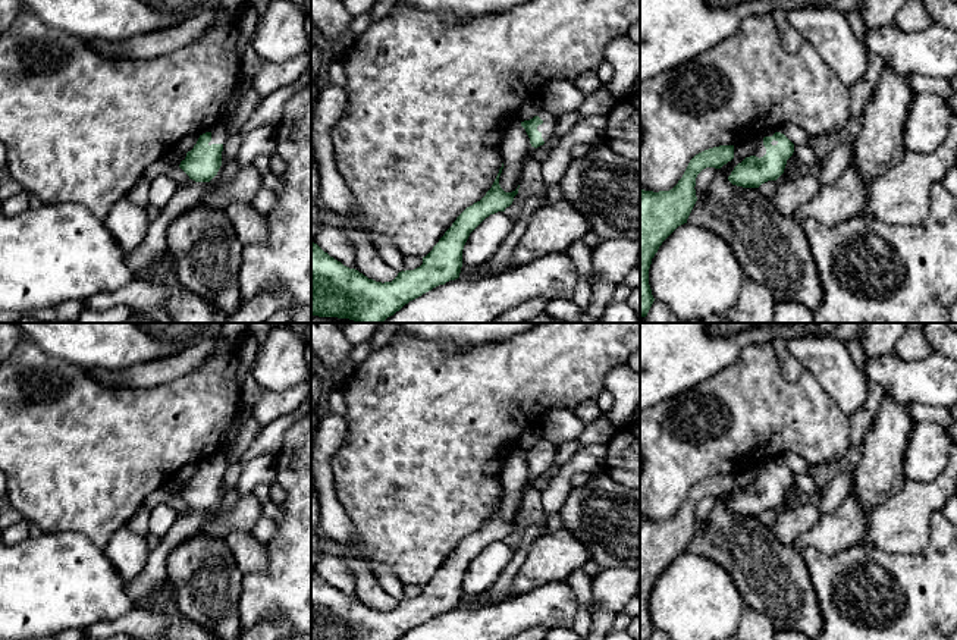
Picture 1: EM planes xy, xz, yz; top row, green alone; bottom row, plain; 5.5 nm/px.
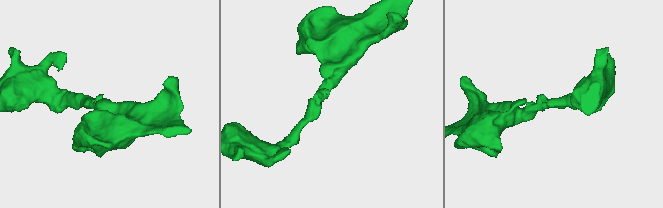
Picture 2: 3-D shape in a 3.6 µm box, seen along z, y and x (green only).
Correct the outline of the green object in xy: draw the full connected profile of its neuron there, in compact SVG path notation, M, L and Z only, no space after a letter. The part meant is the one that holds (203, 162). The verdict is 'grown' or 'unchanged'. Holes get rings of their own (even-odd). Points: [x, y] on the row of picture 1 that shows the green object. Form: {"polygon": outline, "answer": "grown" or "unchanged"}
{"polygon": "M211 132L200 135L197 144L186 157L181 161L179 167L195 182L210 182L222 166L223 144L208 144Z", "answer": "unchanged"}

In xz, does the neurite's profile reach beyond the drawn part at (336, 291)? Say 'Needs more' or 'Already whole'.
Already whole

